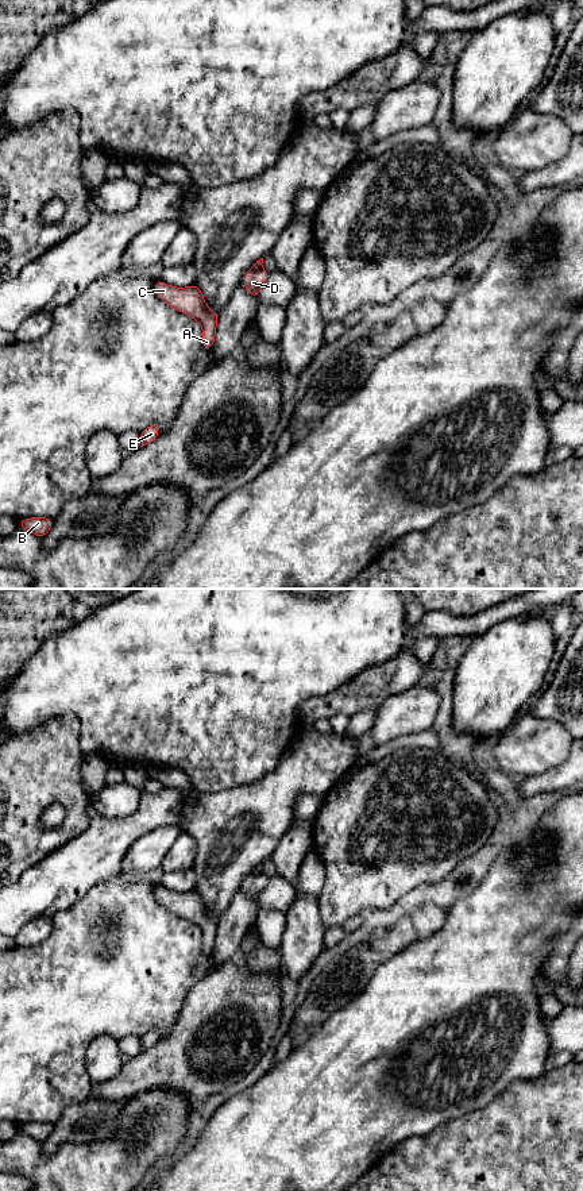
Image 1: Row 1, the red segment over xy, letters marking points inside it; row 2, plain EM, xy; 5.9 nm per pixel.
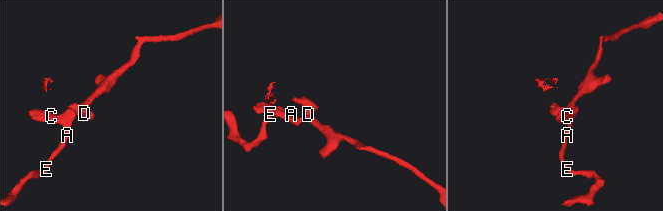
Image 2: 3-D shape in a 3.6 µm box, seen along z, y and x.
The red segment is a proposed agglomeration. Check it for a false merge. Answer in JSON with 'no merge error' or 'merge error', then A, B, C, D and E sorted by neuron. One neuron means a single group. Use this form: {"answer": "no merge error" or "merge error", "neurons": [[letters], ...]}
{"answer": "merge error", "neurons": [["A", "B", "C", "E"], ["D"]]}

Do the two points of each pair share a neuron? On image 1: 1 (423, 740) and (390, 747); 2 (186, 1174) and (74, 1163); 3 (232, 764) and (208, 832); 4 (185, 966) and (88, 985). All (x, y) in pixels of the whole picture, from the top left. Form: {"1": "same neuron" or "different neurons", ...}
{"1": "same neuron", "2": "different neurons", "3": "different neurons", "4": "same neuron"}

